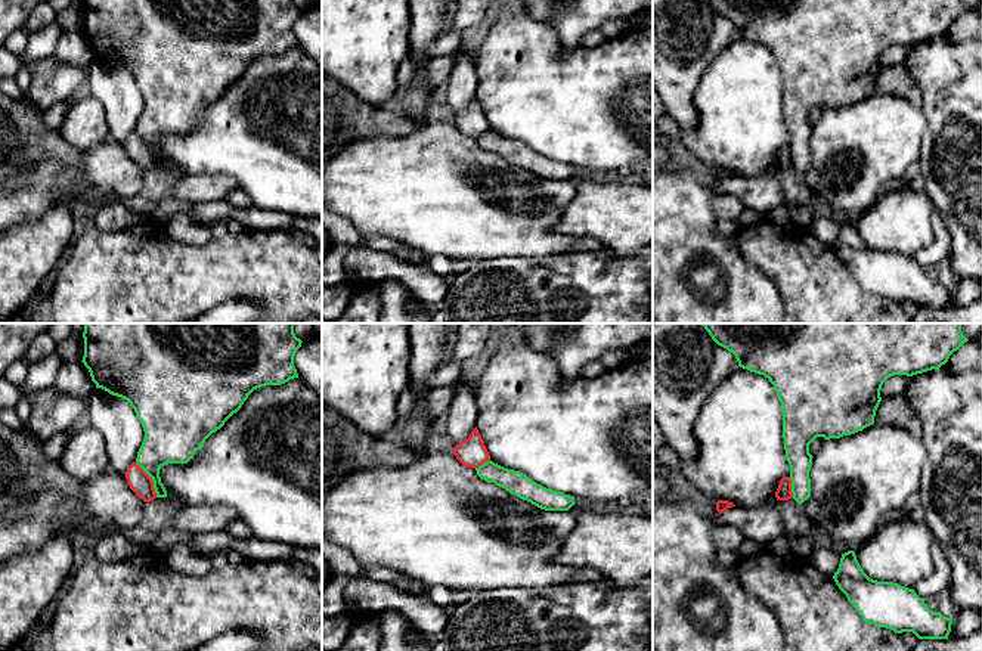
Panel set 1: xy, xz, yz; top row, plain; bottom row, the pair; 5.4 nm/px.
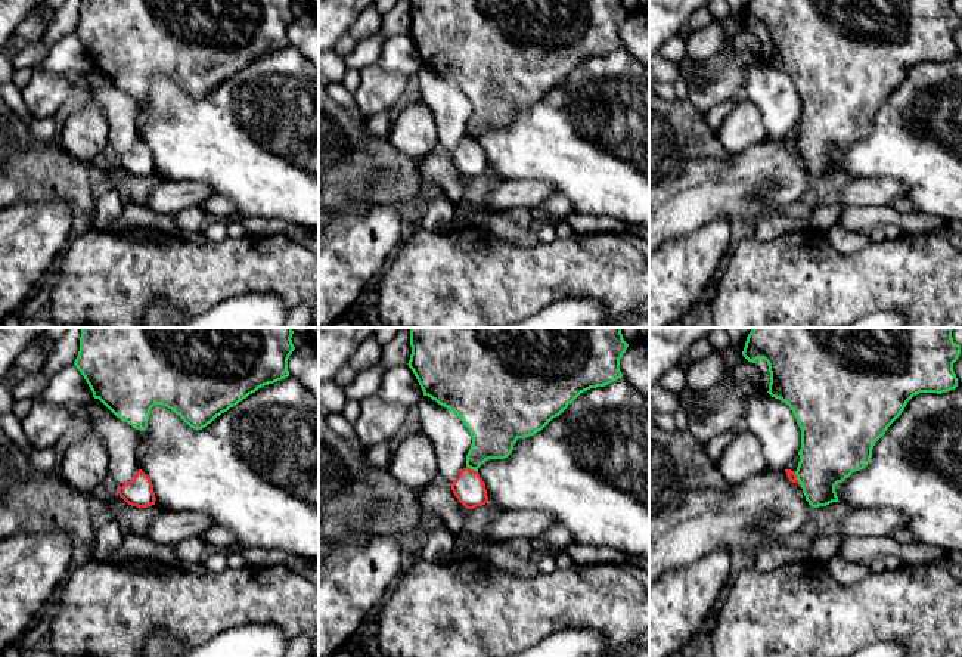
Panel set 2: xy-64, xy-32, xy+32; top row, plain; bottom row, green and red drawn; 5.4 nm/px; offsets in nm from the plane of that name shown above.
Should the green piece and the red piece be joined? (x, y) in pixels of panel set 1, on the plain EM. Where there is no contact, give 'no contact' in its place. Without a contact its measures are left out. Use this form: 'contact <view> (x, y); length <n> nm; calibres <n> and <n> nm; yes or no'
contact xy (152, 149); length 220 nm; calibres 280 and 120 nm; no

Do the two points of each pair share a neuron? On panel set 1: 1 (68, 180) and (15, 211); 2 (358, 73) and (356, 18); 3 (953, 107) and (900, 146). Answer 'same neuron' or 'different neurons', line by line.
1: same neuron
2: same neuron
3: different neurons

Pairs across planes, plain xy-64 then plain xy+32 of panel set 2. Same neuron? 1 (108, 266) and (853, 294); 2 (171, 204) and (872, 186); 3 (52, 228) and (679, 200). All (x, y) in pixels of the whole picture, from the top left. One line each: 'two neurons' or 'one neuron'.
1: one neuron
2: one neuron
3: two neurons

